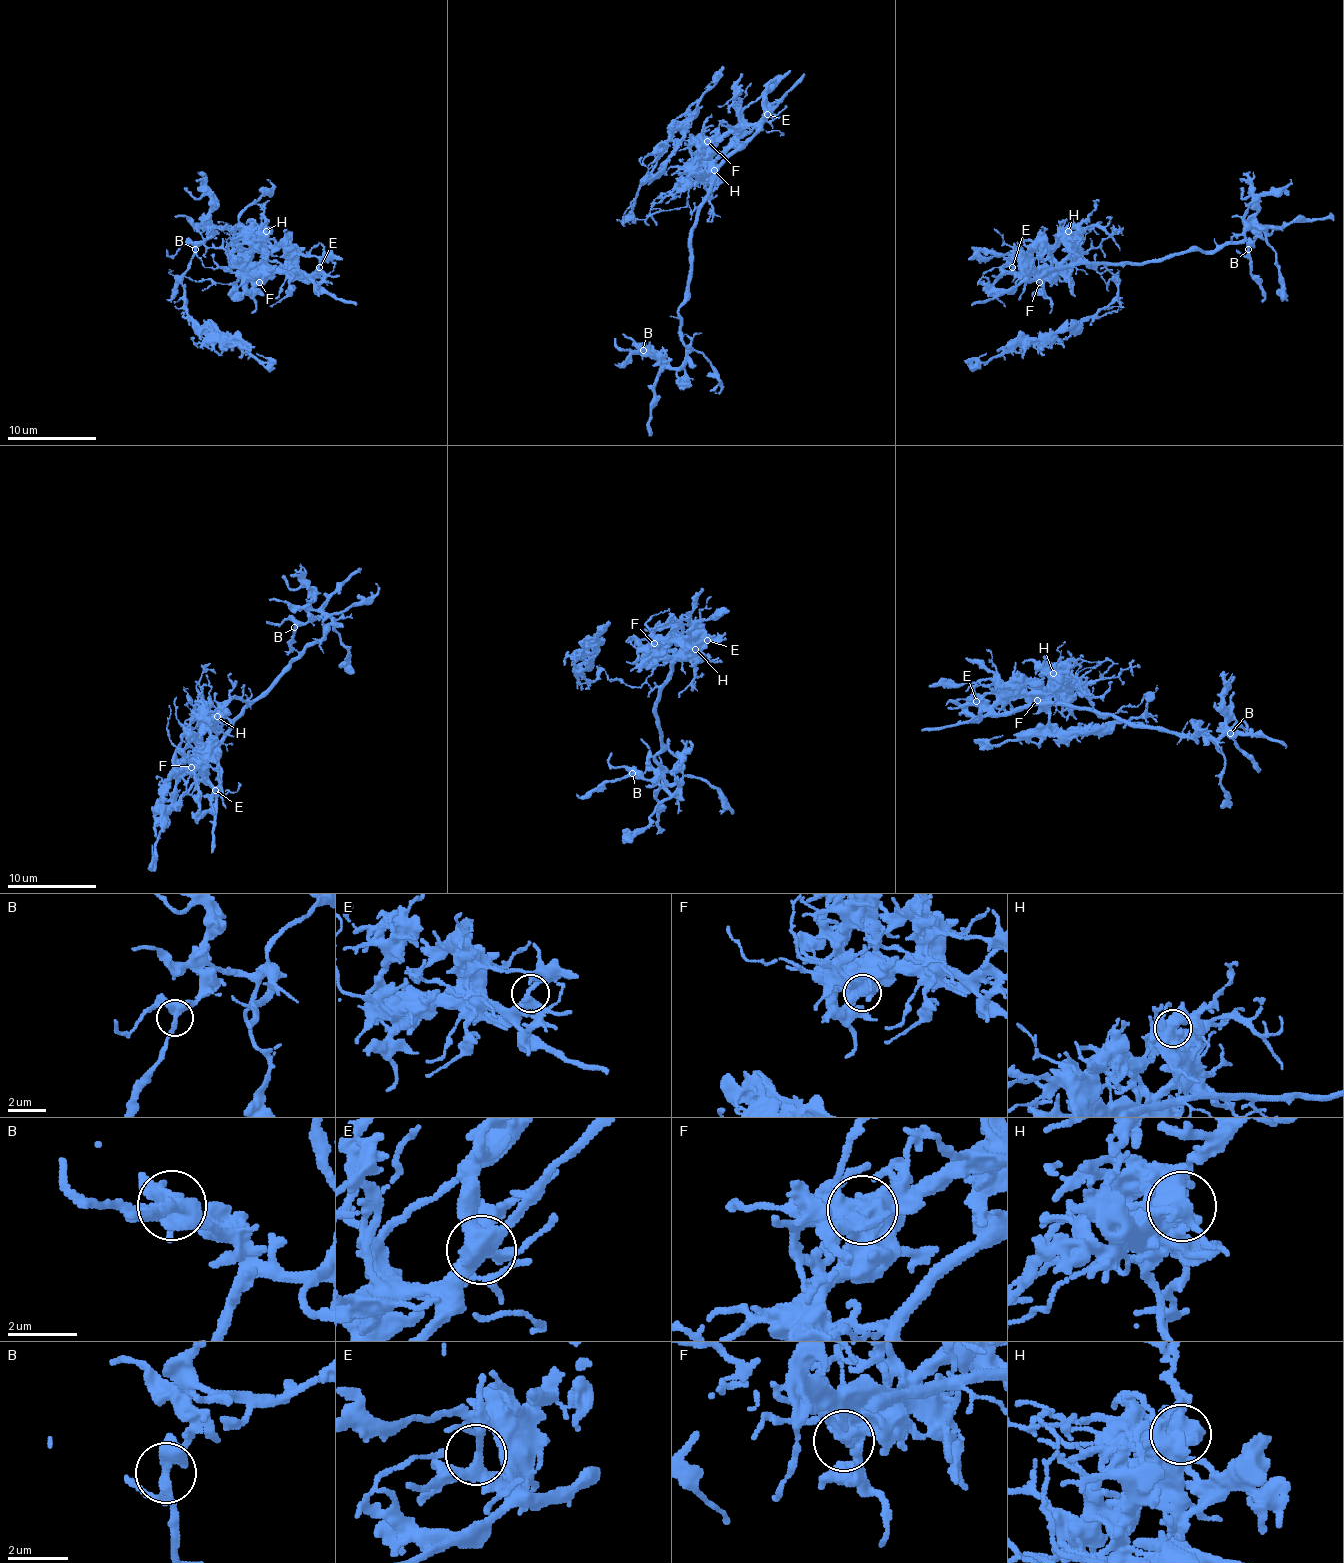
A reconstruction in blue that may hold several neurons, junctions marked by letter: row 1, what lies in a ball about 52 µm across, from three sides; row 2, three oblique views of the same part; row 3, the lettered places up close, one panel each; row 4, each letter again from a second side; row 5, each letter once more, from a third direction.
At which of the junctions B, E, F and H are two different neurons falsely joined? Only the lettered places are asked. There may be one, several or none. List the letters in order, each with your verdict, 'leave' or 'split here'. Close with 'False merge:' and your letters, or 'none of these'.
B: leave
E: leave
F: leave
H: leave
False merge: none of these

